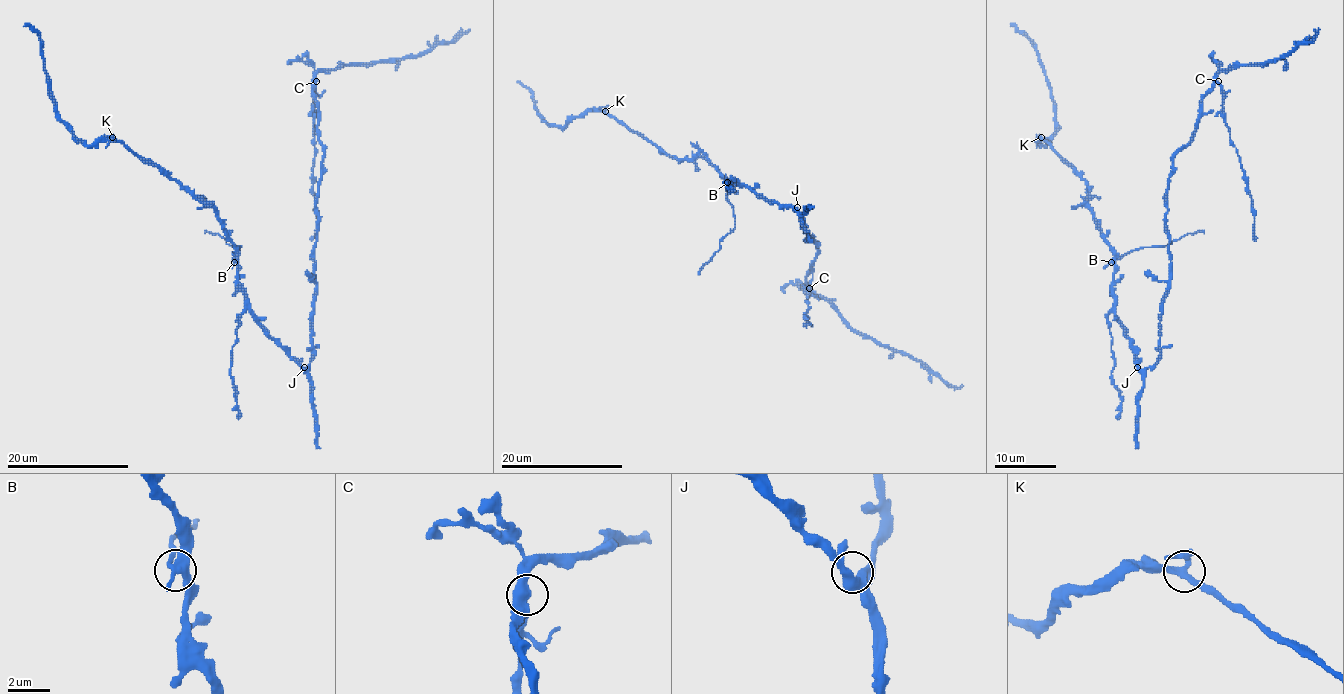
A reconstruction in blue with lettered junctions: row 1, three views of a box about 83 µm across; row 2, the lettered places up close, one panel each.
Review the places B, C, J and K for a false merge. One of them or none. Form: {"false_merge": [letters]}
{"false_merge": ["B"]}

